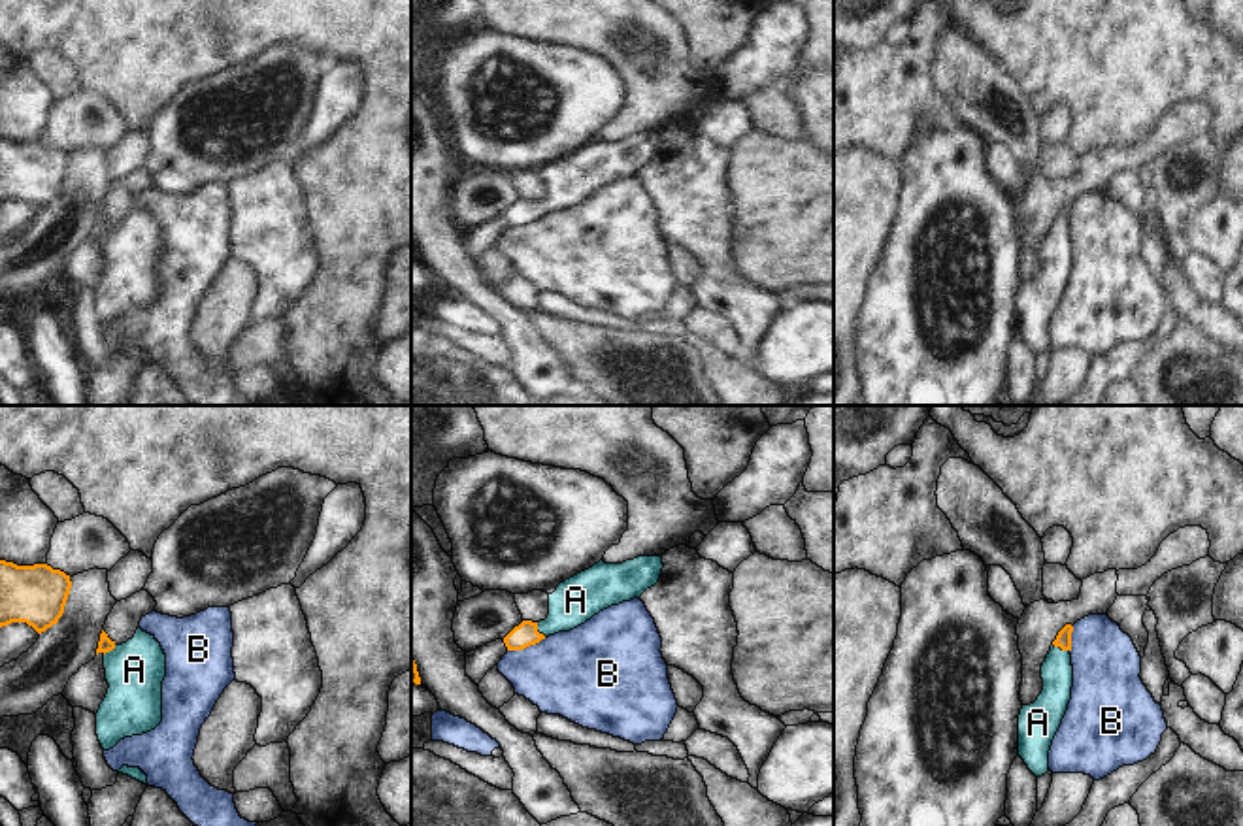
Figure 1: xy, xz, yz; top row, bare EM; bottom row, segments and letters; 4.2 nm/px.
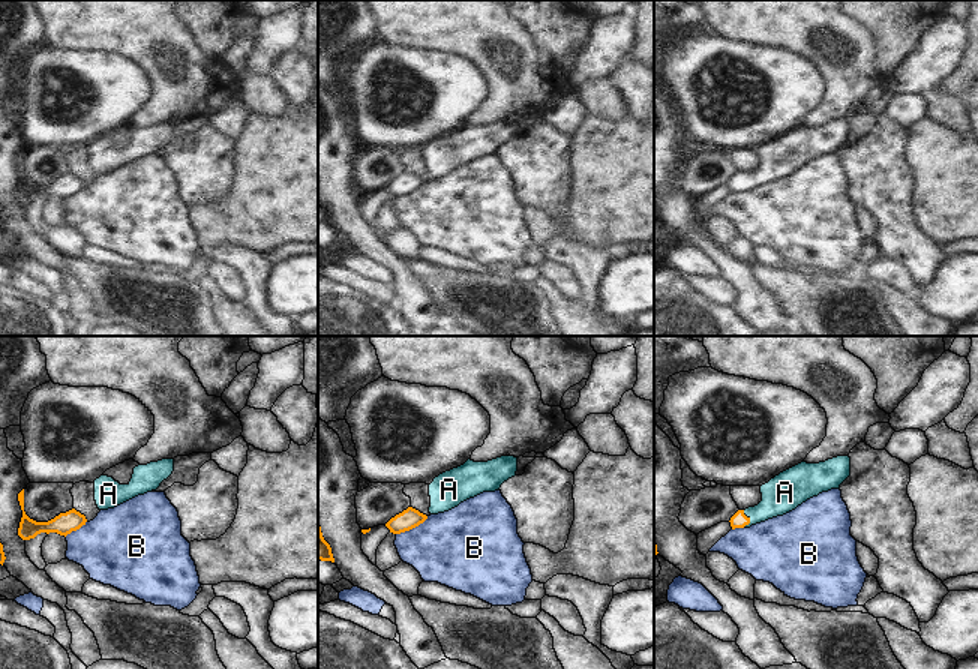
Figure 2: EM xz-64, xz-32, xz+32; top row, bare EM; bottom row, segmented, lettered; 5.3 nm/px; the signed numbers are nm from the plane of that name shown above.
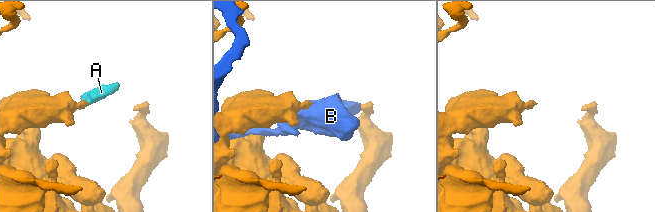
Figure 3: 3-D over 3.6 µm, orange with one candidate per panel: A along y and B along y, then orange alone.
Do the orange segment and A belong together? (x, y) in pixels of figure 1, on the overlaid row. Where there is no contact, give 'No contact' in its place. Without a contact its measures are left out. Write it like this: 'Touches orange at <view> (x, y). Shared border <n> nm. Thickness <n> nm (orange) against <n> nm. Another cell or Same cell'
Touches orange at xz (536, 630). Shared border 80 nm. Thickness 100 nm (orange) against 200 nm. Same cell

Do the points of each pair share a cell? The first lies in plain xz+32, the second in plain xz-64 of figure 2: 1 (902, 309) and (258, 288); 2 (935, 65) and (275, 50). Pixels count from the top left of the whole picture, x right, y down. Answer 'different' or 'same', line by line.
1: different
2: same

